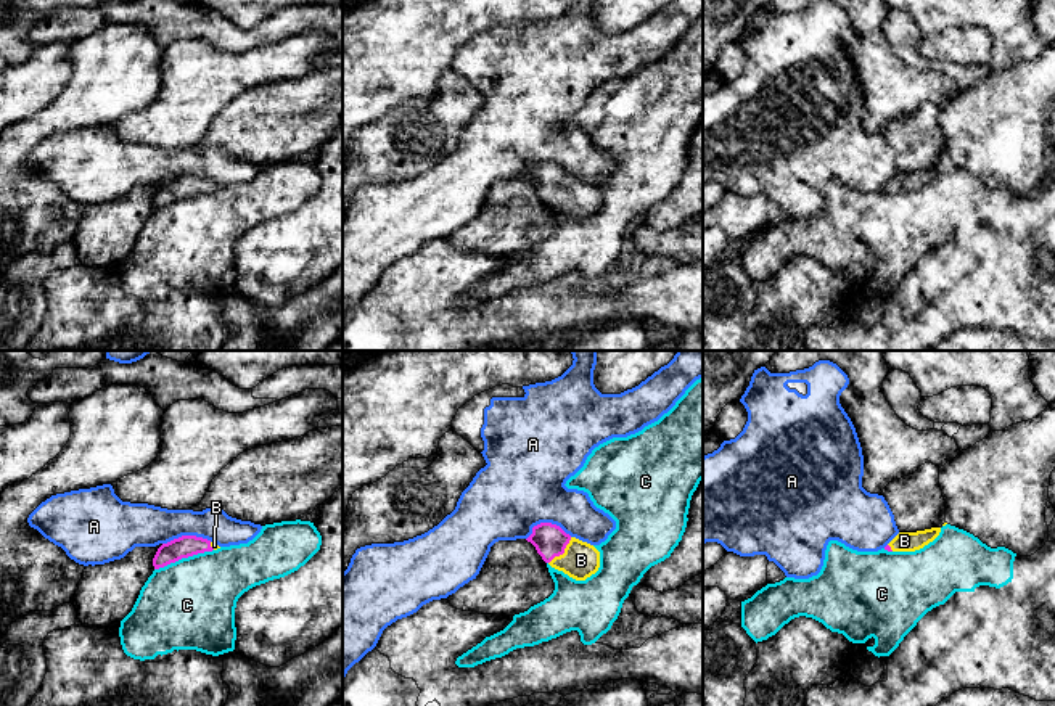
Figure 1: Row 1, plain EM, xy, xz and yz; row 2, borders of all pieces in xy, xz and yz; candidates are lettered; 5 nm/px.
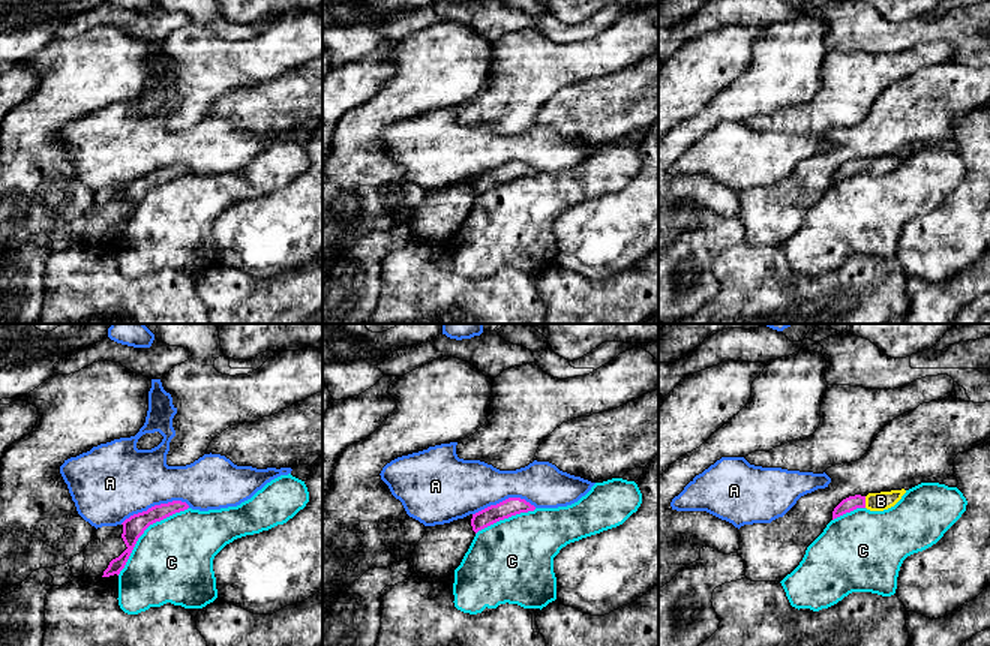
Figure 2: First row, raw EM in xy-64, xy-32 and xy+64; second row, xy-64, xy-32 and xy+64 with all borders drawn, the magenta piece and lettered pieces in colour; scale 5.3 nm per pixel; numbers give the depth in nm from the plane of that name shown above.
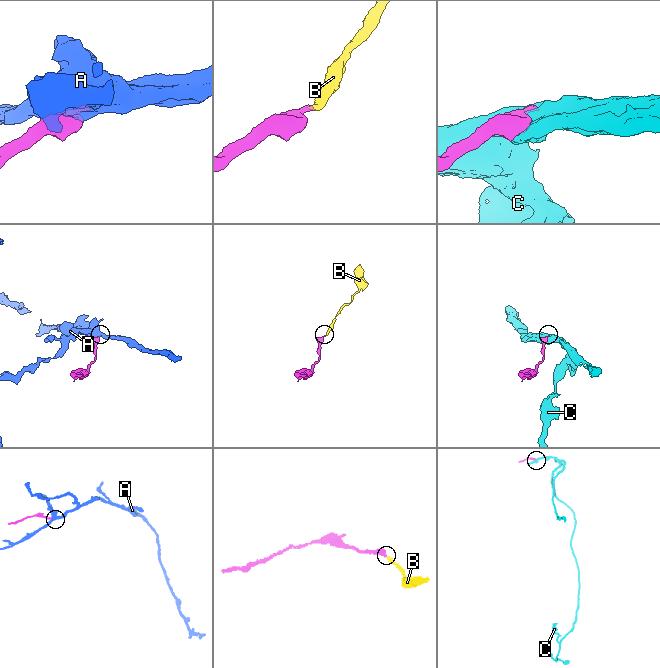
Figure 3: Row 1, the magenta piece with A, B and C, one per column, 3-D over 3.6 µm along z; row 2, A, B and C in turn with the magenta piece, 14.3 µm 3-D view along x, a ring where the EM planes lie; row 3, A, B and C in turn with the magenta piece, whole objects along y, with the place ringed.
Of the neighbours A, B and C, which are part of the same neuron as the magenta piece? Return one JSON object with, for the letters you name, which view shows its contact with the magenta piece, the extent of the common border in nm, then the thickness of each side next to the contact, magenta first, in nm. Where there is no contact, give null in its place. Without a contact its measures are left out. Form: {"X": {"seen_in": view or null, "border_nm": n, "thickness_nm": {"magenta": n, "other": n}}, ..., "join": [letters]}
{"B": {"seen_in": "xz", "border_nm": 180, "thickness_nm": {"magenta": 160, "other": 180}}, "join": ["B"]}

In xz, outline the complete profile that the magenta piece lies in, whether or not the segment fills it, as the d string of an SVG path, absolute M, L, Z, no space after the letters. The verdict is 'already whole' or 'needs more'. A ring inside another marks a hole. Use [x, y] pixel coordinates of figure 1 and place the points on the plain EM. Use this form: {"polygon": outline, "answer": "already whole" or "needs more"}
{"polygon": "M556 164L534 166L526 180L536 187L545 203L576 220L585 220L600 207L600 191L593 185L571 177Z", "answer": "needs more"}

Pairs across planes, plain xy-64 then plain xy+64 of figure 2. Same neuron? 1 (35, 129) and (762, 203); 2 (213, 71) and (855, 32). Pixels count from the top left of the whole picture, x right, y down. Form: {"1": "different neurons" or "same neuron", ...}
{"1": "different neurons", "2": "different neurons"}

